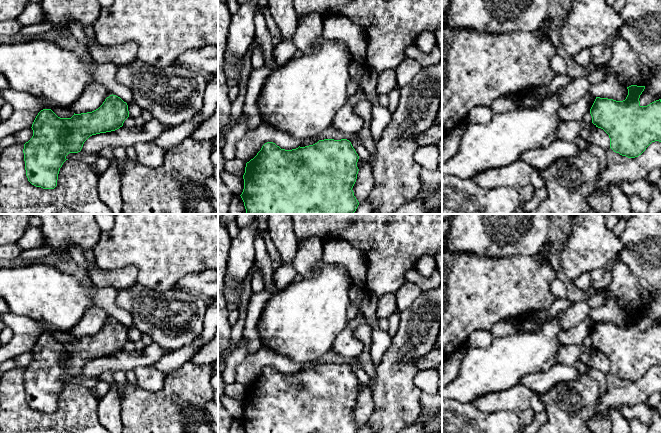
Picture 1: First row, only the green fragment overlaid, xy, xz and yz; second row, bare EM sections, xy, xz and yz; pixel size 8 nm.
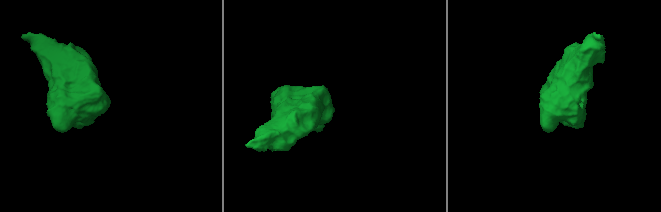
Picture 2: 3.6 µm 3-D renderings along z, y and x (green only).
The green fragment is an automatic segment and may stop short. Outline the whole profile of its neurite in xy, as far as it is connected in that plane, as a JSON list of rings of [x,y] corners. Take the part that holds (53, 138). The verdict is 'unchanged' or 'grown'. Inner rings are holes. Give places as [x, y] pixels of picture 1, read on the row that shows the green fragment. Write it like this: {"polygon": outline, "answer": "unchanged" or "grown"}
{"polygon": [[[110,95],[96,110],[75,114],[71,118],[60,118],[51,109],[43,109],[36,116],[33,124],[33,136],[24,144],[24,161],[28,181],[43,189],[57,186],[58,174],[69,153],[81,151],[84,142],[92,135],[111,132],[123,126],[129,117],[128,105],[120,97]]], "answer": "unchanged"}

